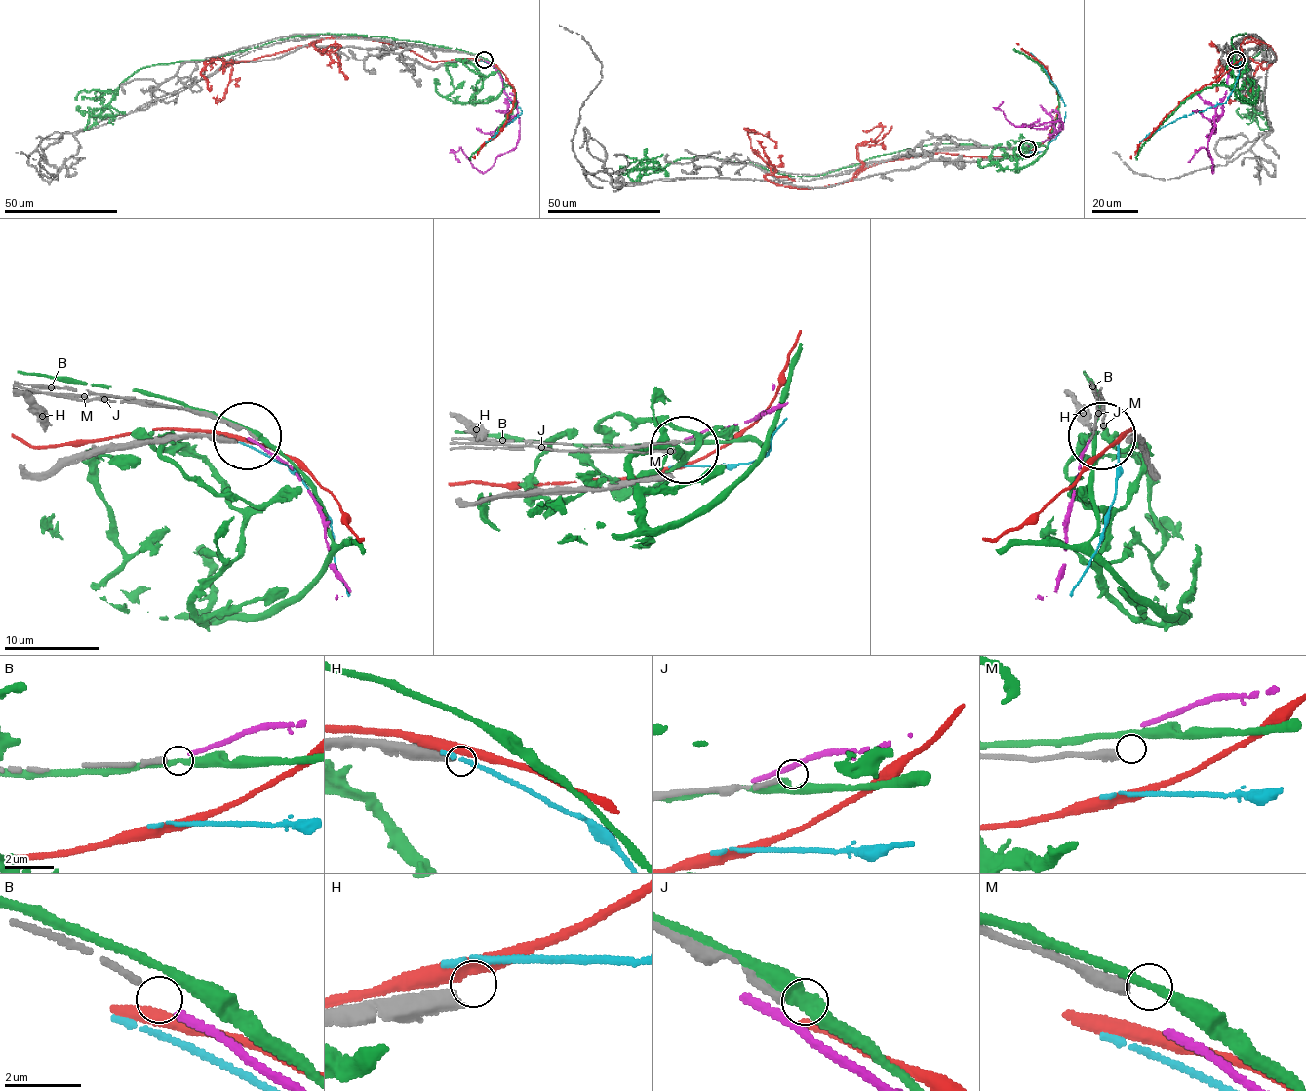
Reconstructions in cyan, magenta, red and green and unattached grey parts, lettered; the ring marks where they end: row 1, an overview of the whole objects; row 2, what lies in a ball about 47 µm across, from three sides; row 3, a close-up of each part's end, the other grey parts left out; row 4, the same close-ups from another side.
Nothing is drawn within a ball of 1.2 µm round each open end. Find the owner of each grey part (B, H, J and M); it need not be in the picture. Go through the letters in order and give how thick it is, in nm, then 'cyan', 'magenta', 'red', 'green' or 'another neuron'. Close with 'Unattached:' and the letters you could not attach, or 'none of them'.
B: calibre 200 nm; magenta
H: calibre 400 nm; another neuron
J: calibre 220 nm; another neuron
M: calibre 400 nm; another neuron
Unattached: H, J, M

